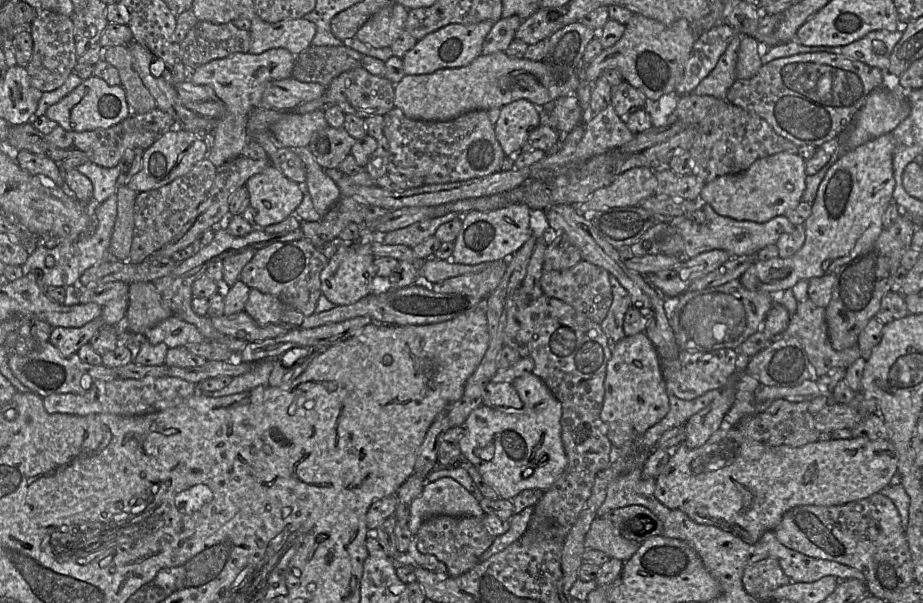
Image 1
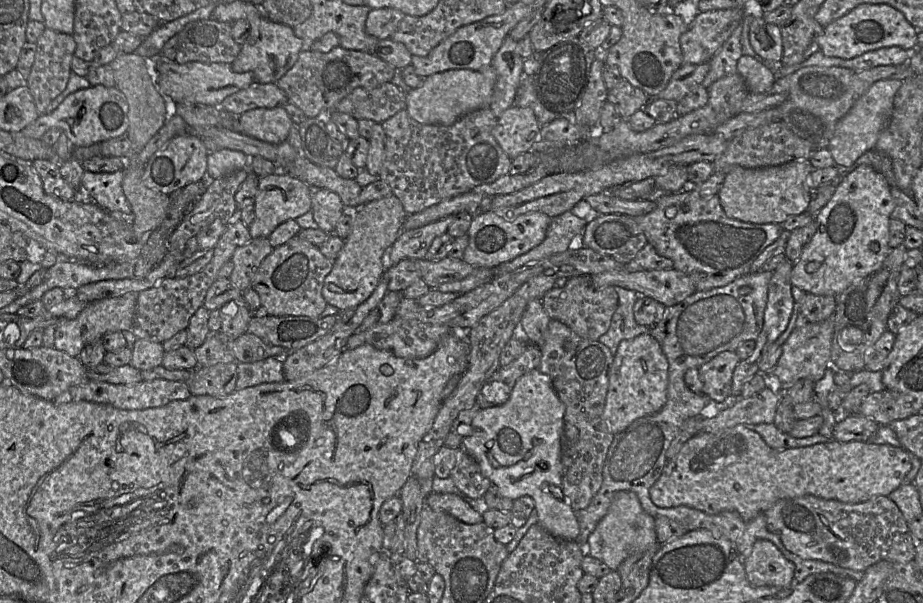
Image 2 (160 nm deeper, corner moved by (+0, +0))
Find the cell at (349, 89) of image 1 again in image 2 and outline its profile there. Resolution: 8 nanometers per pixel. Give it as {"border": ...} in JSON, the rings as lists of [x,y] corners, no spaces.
{"border":[[[391,82],[374,88],[355,88],[337,105],[335,111],[349,114],[356,120],[382,123],[406,109],[406,93]]]}

